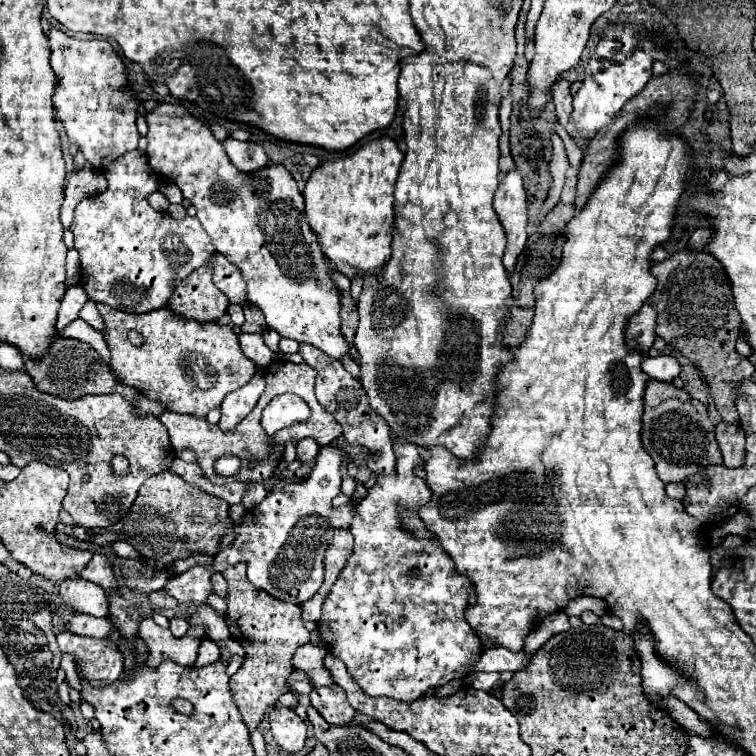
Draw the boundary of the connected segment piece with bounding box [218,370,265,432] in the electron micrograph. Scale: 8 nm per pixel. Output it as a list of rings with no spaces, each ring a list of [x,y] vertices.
[[[257,370],[249,384],[225,396],[220,406],[221,417],[218,424],[221,430],[224,432],[233,430],[253,410],[263,390],[265,390],[263,370]]]

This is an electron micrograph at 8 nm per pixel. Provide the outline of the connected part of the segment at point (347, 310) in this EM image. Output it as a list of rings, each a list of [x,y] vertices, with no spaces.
[[[341,292],[341,334],[345,338],[345,342],[351,346],[351,356],[353,360],[357,360],[357,352],[353,348],[353,336],[355,336],[355,328],[357,328],[357,312],[355,312],[355,300],[349,294]]]

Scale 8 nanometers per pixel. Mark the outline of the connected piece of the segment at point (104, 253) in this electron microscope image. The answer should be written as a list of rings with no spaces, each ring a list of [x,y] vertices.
[[[133,150],[113,160],[113,164],[109,164],[109,168],[105,170],[105,178],[109,182],[109,188],[103,194],[81,200],[75,206],[75,216],[69,228],[75,234],[75,248],[81,254],[81,280],[89,298],[125,312],[159,310],[167,306],[175,286],[185,276],[189,276],[199,266],[212,263],[215,286],[232,304],[245,304],[245,280],[241,272],[237,272],[237,268],[227,258],[221,258],[221,254],[213,248],[209,234],[201,228],[199,220],[193,216],[173,220],[167,212],[157,212],[149,206],[147,196],[158,190],[161,179],[149,168],[143,152]]]

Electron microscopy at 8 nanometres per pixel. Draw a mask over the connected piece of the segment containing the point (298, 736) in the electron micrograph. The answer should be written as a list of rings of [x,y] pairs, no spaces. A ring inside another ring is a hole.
[[[275,706],[269,712],[269,724],[275,742],[289,754],[299,752],[307,738],[307,724],[291,708]]]

